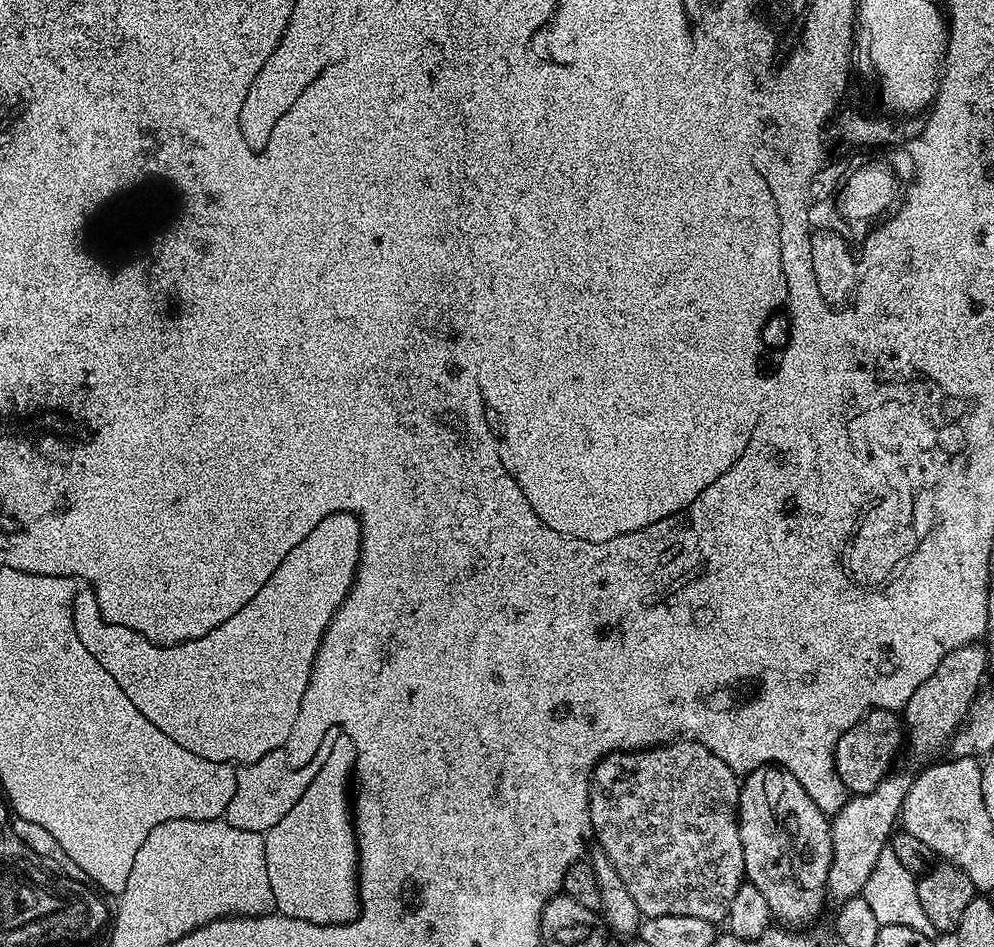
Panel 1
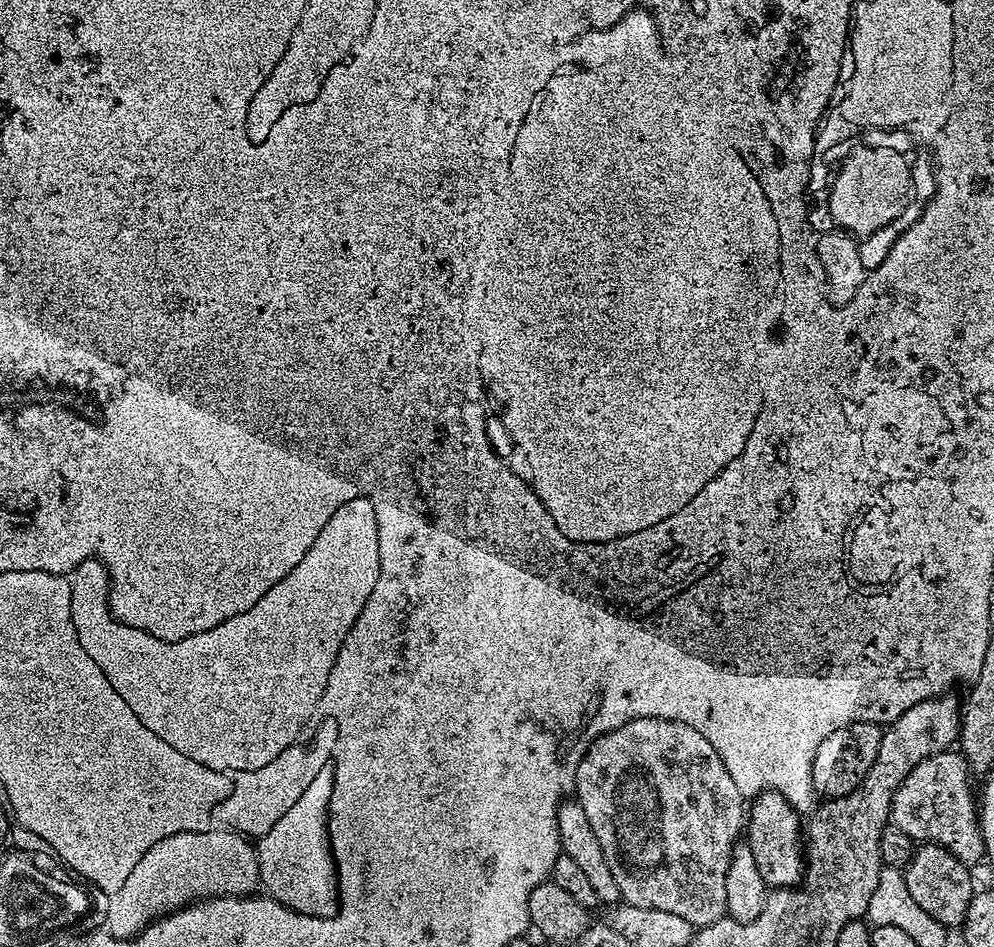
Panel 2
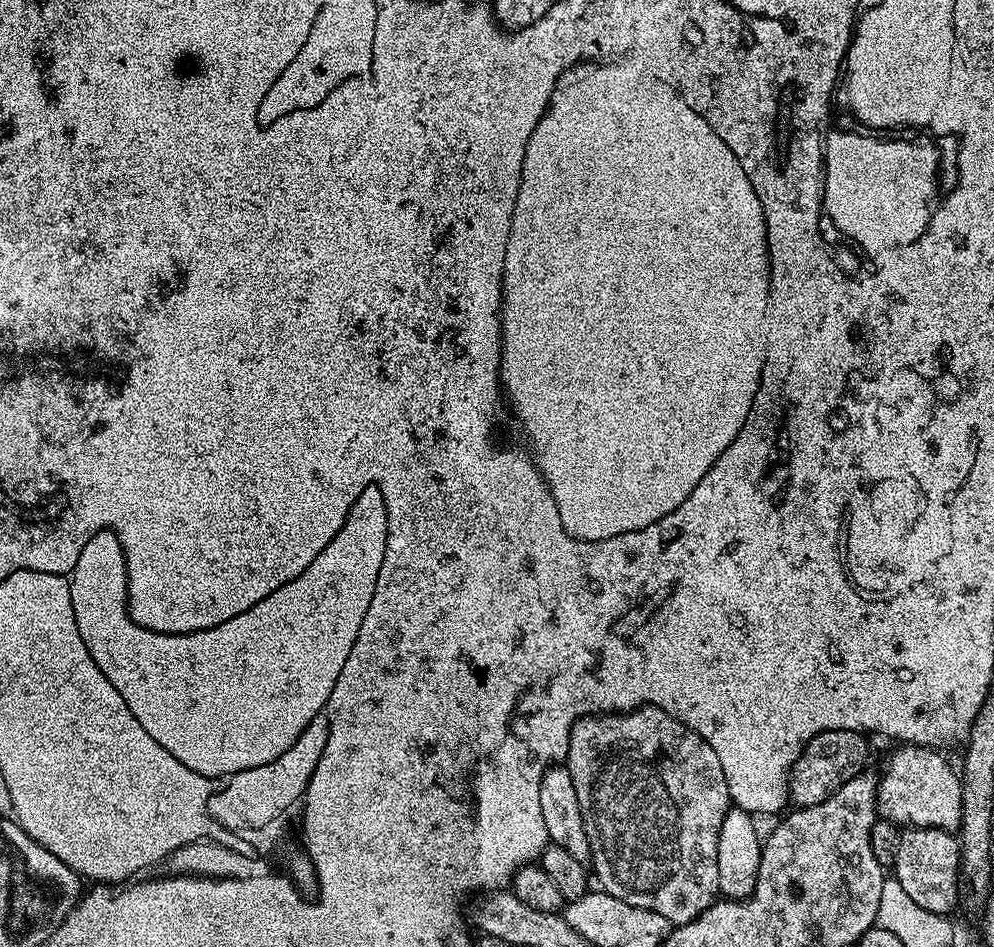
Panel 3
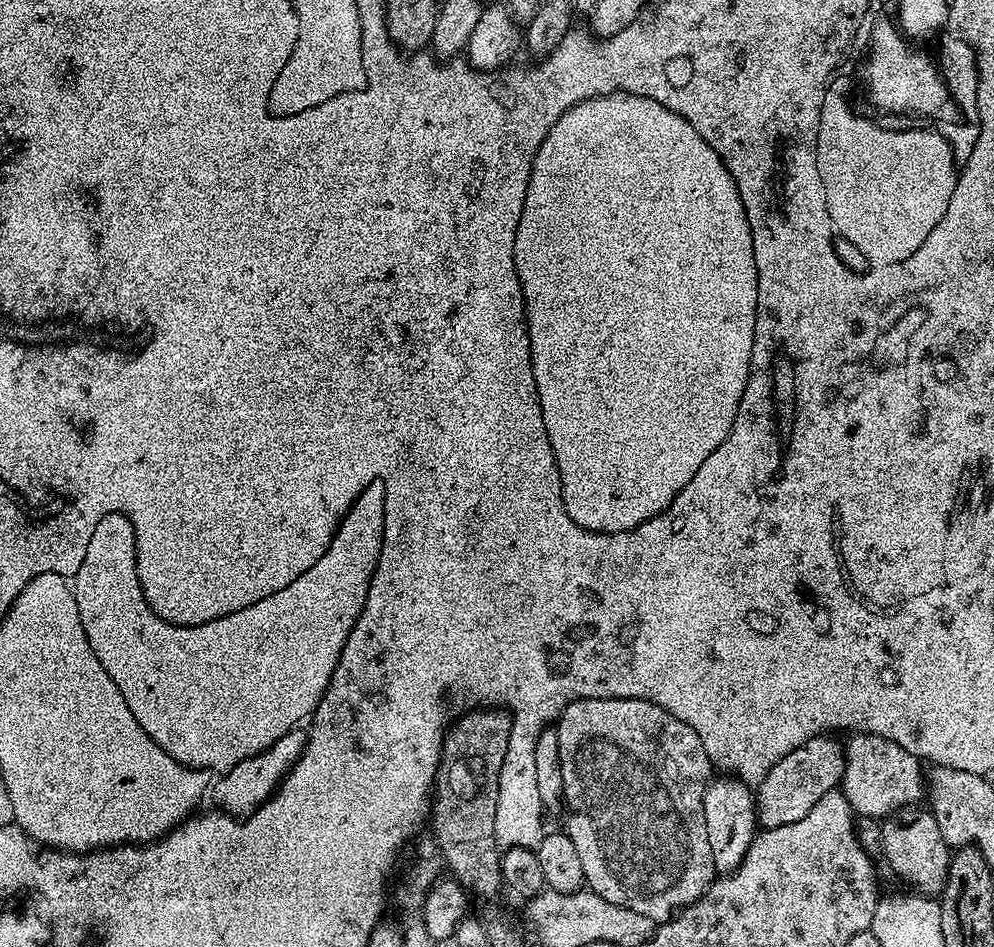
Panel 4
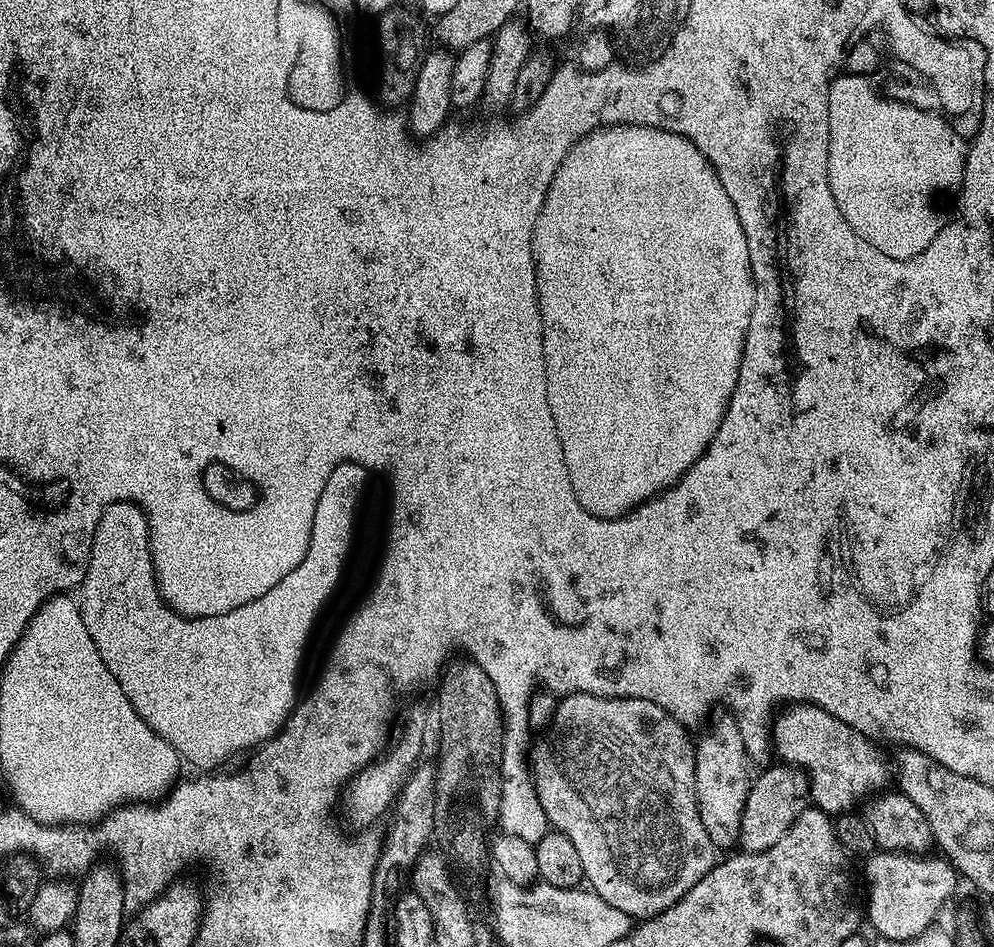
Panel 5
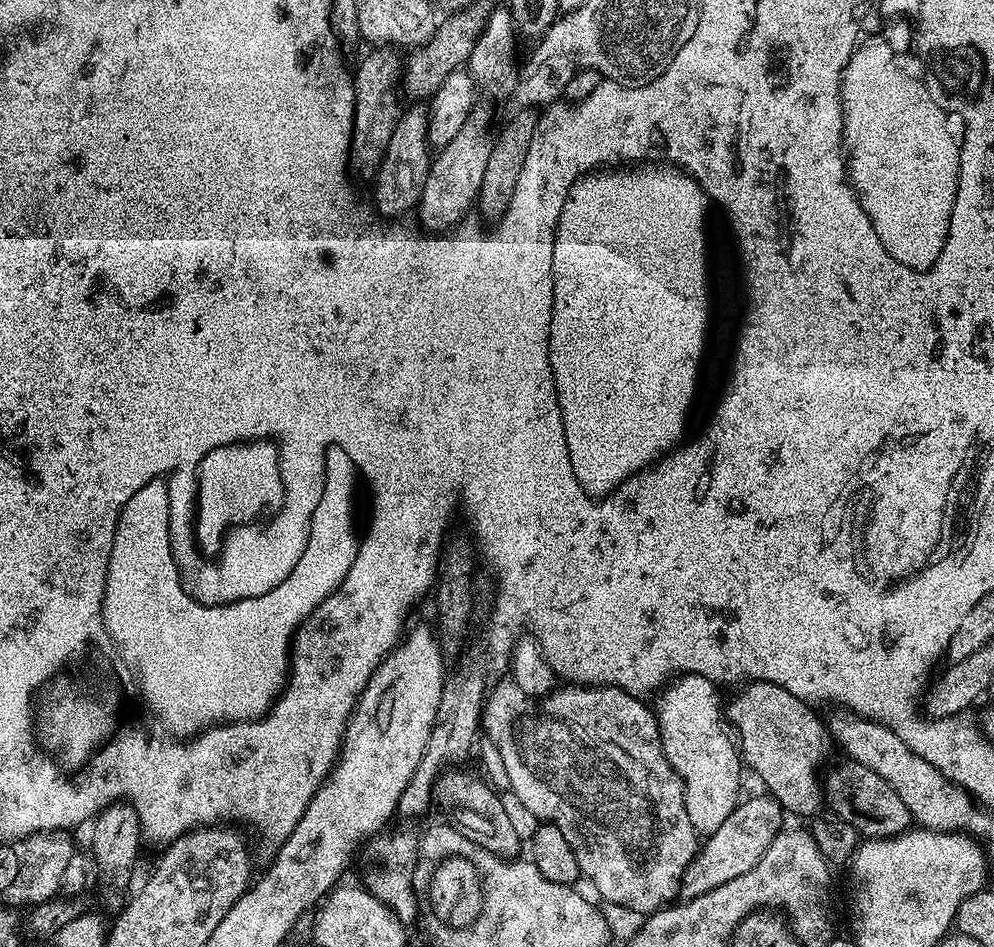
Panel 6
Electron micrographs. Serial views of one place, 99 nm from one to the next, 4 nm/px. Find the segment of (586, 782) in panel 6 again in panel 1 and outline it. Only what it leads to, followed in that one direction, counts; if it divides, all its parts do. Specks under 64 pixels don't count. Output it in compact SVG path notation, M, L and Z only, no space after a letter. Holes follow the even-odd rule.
M677 738L671 744L662 744L654 748L645 748L635 752L612 752L596 763L592 770L592 778L588 781L588 809L592 826L591 835L596 835L595 843L614 862L614 870L622 877L630 889L634 902L638 902L641 917L661 916L662 914L687 914L693 918L706 918L713 922L727 921L730 904L734 902L734 894L746 883L744 859L742 858L742 838L740 837L740 785L737 773L722 762L706 746L691 738Z

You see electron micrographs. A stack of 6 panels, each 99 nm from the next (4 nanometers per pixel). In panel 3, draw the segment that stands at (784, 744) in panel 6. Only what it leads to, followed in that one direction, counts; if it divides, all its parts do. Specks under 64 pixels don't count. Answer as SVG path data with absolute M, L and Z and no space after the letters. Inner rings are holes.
M905 743L888 760L876 785L876 815L897 826L959 829L962 784L957 769L948 765L943 751Z

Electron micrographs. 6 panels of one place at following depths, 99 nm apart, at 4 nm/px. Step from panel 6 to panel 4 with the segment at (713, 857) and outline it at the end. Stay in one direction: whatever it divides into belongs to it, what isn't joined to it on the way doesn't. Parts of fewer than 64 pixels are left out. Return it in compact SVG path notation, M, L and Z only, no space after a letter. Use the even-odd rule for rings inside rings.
M831 735L815 736L802 746L790 750L790 754L775 764L755 789L756 818L761 829L790 826L790 822L806 818L806 814L814 810L818 798L837 791L844 778L844 744L828 736Z

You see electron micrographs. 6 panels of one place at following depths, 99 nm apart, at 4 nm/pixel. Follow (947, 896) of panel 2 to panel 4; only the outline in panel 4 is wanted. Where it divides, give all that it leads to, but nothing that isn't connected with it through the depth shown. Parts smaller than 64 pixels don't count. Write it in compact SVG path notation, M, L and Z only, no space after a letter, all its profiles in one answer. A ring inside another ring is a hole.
M909 806L883 817L882 830L883 863L888 863L902 879L913 884L915 891L921 896L939 897L946 886L948 877L948 861L950 849L942 838L942 830L938 830L938 822L934 814L924 806Z

